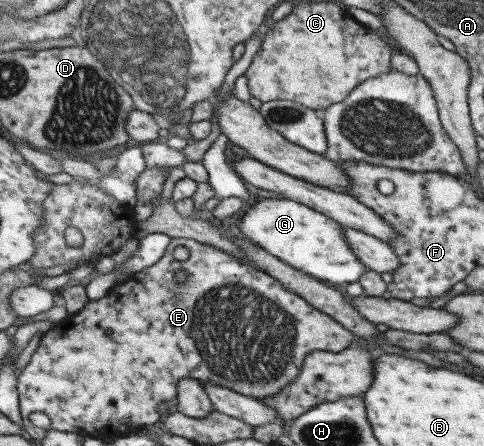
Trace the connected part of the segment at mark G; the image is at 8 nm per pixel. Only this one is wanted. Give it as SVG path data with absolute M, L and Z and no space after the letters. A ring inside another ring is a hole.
M261 199L241 216L239 229L248 239L280 257L288 266L317 280L332 284L356 282L367 270L343 238L344 227L328 215L290 199Z

